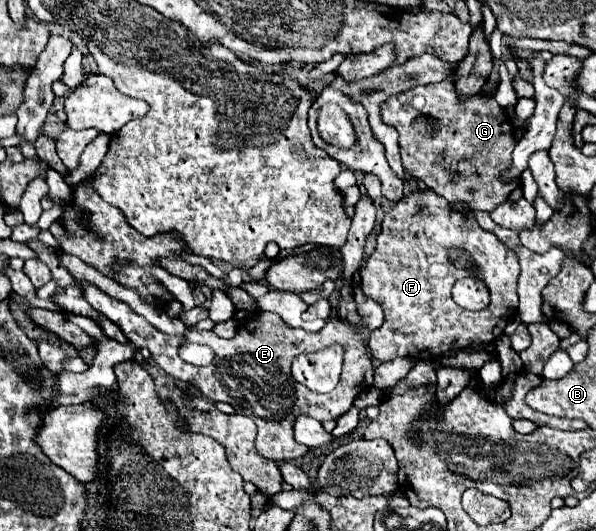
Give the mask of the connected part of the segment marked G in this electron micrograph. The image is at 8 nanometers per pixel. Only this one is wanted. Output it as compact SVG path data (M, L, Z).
M447 79L441 83L415 87L407 93L389 97L381 107L381 117L385 123L397 127L399 131L399 151L403 169L411 177L423 181L437 195L445 197L449 203L463 201L473 211L493 211L519 185L519 177L509 183L499 181L499 173L503 173L503 169L511 165L511 151L517 141L515 141L515 129L507 113L499 107L495 95L491 95L489 91L481 91L475 97L463 99L457 95L455 83Z

